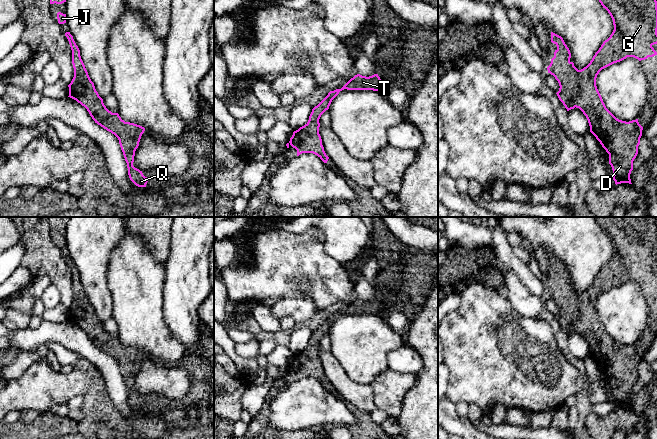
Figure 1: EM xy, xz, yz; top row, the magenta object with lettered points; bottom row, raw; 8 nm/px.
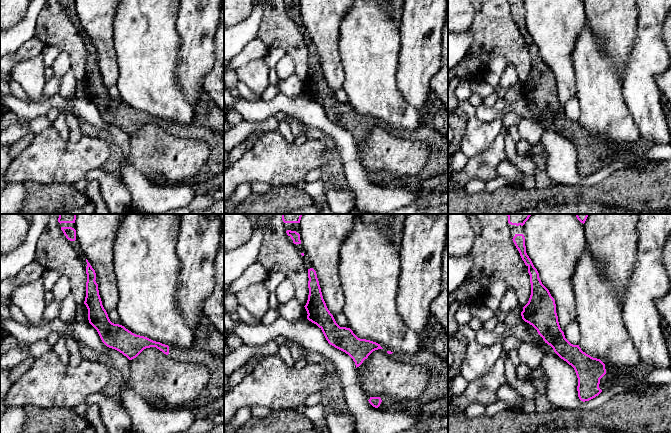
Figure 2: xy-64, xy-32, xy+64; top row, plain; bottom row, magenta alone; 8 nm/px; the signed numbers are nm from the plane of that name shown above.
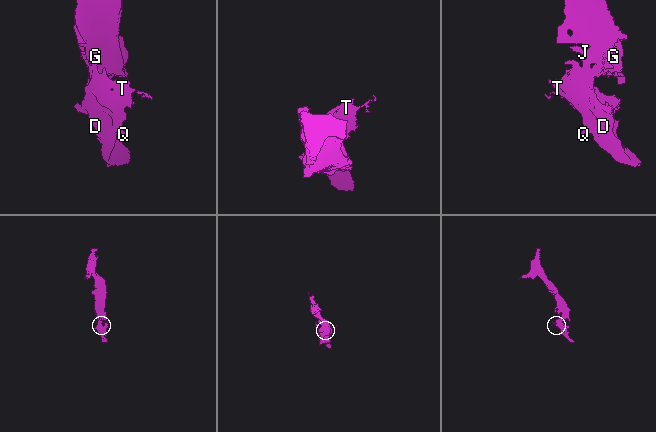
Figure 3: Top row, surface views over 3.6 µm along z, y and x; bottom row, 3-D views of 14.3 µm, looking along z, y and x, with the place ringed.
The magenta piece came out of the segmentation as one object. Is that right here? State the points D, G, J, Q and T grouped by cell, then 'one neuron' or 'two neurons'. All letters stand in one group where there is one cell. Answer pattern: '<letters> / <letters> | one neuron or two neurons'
D G J Q T | one neuron

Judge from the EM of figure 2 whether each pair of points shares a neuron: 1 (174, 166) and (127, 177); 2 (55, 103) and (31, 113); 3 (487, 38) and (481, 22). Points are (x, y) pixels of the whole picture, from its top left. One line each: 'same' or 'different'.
1: different
2: same
3: same

